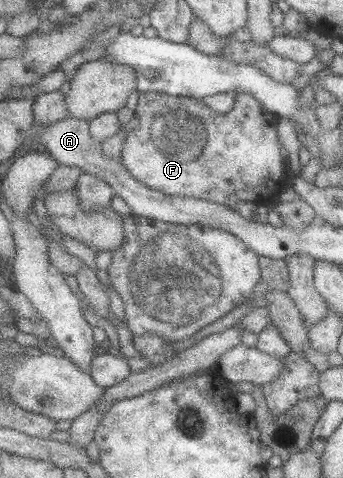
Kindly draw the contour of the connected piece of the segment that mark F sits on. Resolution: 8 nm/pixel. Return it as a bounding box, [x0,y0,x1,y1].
[123,92,289,211]

